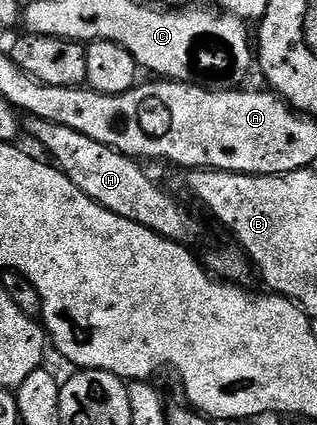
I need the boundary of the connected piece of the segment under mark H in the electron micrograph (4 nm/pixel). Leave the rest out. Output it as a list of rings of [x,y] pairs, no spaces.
[[[30,113],[24,114],[20,123],[22,130],[26,134],[29,132],[50,153],[48,156],[67,175],[67,179],[71,179],[71,183],[75,183],[75,187],[79,187],[83,195],[87,195],[107,211],[123,219],[131,219],[131,223],[139,223],[169,241],[190,243],[189,241],[196,239],[197,225],[189,218],[188,211],[167,190],[160,189],[137,166],[140,164],[134,158],[103,143],[95,143],[95,139],[87,139],[87,135],[79,135],[79,131],[71,131],[71,127],[47,123],[47,119],[39,119]]]

